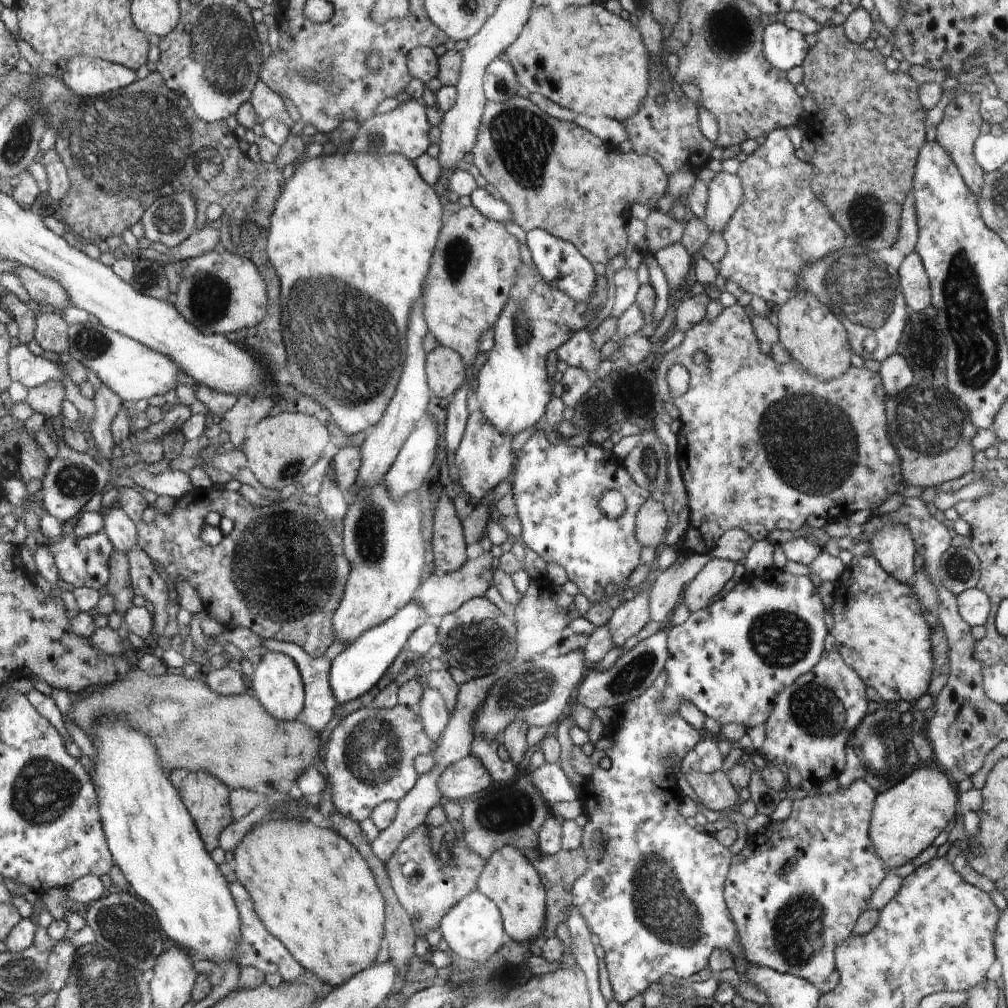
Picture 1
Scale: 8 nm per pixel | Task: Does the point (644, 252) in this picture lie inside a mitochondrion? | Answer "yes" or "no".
no

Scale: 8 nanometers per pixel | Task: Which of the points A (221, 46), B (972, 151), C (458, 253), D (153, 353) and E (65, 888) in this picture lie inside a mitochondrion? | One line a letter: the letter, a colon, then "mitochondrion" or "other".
A: mitochondrion
B: other
C: mitochondrion
D: other
E: other

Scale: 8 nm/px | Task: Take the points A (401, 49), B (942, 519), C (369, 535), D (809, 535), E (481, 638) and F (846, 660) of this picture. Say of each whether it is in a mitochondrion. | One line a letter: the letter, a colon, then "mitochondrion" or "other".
A: other
B: other
C: mitochondrion
D: other
E: mitochondrion
F: other

